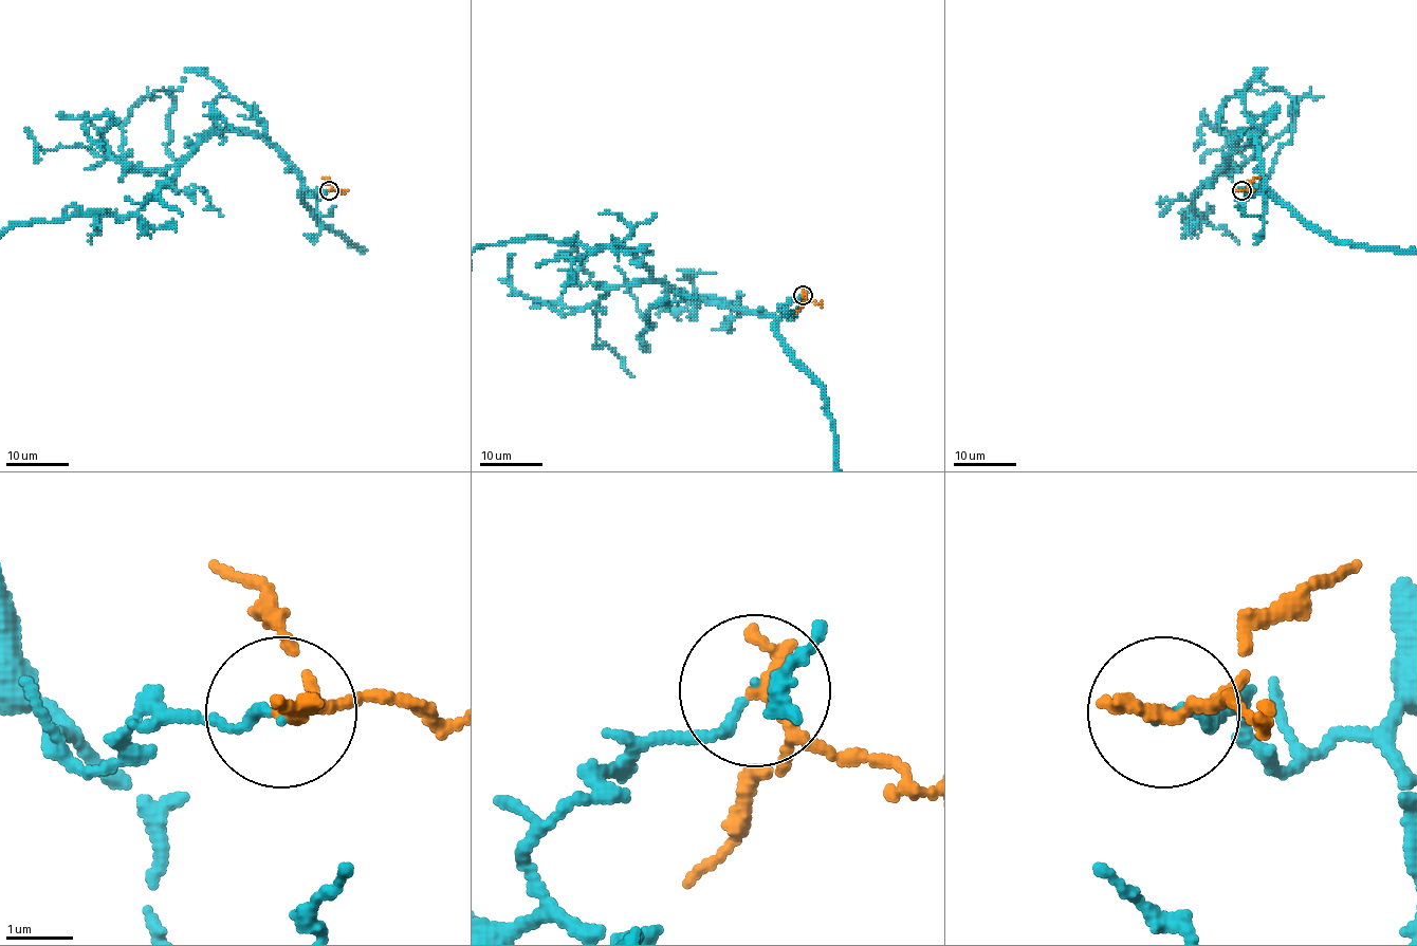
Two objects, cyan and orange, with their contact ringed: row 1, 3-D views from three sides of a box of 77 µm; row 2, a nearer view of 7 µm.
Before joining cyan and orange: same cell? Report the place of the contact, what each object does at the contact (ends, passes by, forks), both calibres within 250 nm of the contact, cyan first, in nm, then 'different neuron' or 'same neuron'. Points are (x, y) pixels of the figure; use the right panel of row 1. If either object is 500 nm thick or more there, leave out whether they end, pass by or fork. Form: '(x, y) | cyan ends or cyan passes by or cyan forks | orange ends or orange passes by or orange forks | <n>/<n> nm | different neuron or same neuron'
(1241, 190) | cyan ends | orange passes by | 140/190 nm | same neuron

